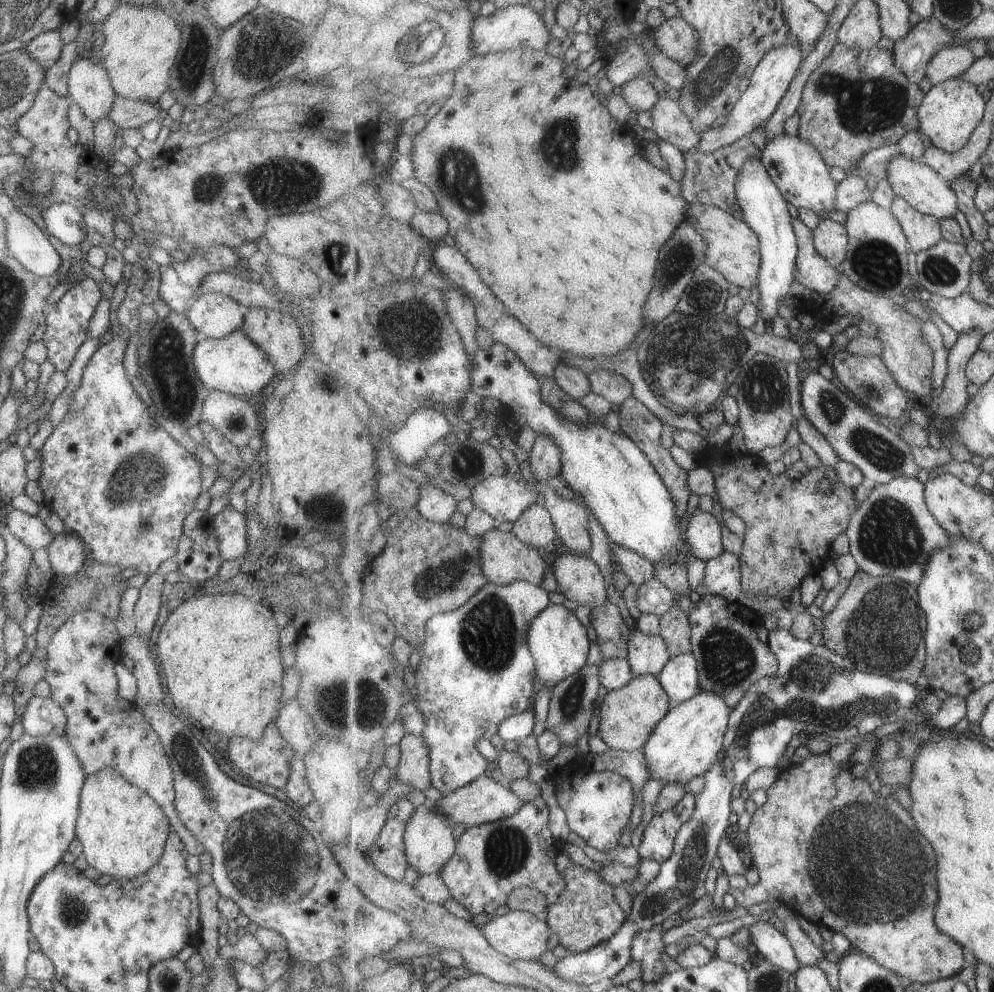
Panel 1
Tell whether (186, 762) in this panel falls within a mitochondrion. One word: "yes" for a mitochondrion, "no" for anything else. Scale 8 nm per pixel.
yes

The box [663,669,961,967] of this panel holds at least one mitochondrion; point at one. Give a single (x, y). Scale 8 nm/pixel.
(885, 898)

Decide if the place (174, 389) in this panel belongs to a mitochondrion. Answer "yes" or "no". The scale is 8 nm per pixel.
yes

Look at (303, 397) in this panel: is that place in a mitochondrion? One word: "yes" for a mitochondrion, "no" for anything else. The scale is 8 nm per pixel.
no

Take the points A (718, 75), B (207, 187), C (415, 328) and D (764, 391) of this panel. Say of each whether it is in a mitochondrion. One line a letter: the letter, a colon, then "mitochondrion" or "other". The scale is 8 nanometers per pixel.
A: mitochondrion
B: mitochondrion
C: mitochondrion
D: mitochondrion

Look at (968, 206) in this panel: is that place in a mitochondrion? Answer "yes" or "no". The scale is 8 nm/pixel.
no

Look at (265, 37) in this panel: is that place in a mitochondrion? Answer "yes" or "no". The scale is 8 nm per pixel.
yes

